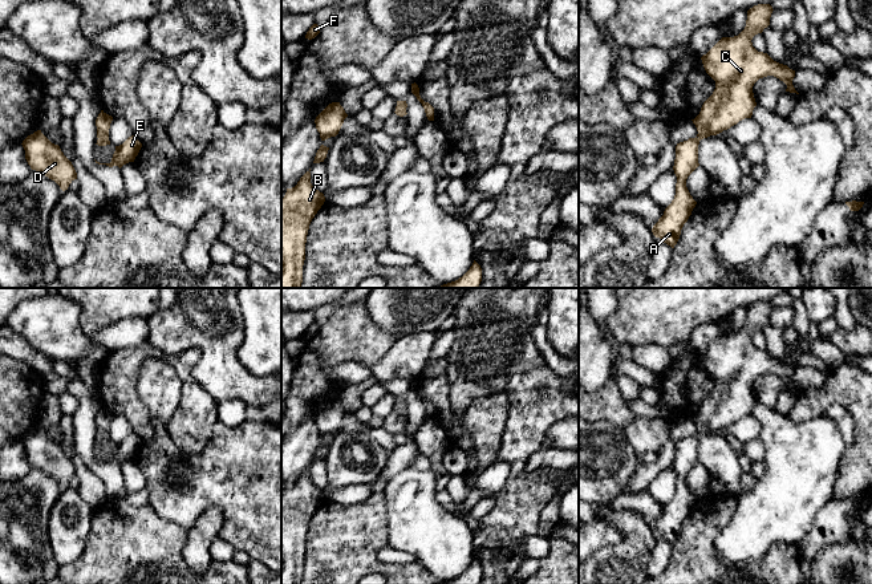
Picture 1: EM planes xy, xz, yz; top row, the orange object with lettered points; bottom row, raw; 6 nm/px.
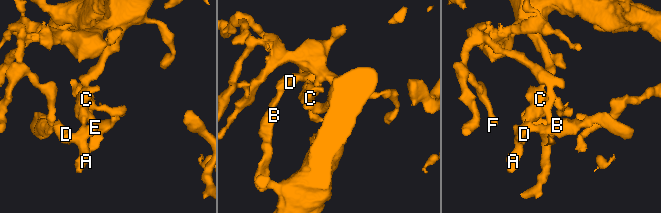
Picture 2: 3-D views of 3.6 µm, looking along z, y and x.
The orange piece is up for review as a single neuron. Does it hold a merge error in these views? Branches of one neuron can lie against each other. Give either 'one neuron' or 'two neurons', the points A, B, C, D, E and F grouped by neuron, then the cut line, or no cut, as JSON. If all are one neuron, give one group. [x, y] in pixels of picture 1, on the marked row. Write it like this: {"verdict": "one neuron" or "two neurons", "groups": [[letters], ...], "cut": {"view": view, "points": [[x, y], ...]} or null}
{"verdict": "one neuron", "groups": [["A", "B", "C", "D", "E", "F"]], "cut": null}

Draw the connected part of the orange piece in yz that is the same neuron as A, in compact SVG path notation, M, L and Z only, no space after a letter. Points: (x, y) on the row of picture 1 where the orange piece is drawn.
M770 4L754 5L747 11L746 27L738 36L722 37L701 57L706 73L715 81L715 89L691 119L697 137L676 146L676 195L652 228L653 235L672 248L697 204L686 187L686 179L699 166L699 141L751 118L757 106L753 86L759 78L774 76L787 85L786 92L799 94L792 85L795 70L758 52L751 42L755 35L770 25L772 11Z

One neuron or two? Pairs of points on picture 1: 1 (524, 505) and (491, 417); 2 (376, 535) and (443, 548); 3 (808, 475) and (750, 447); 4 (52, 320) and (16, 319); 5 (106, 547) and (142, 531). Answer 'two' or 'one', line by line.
1: two
2: two
3: two
4: one
5: one

